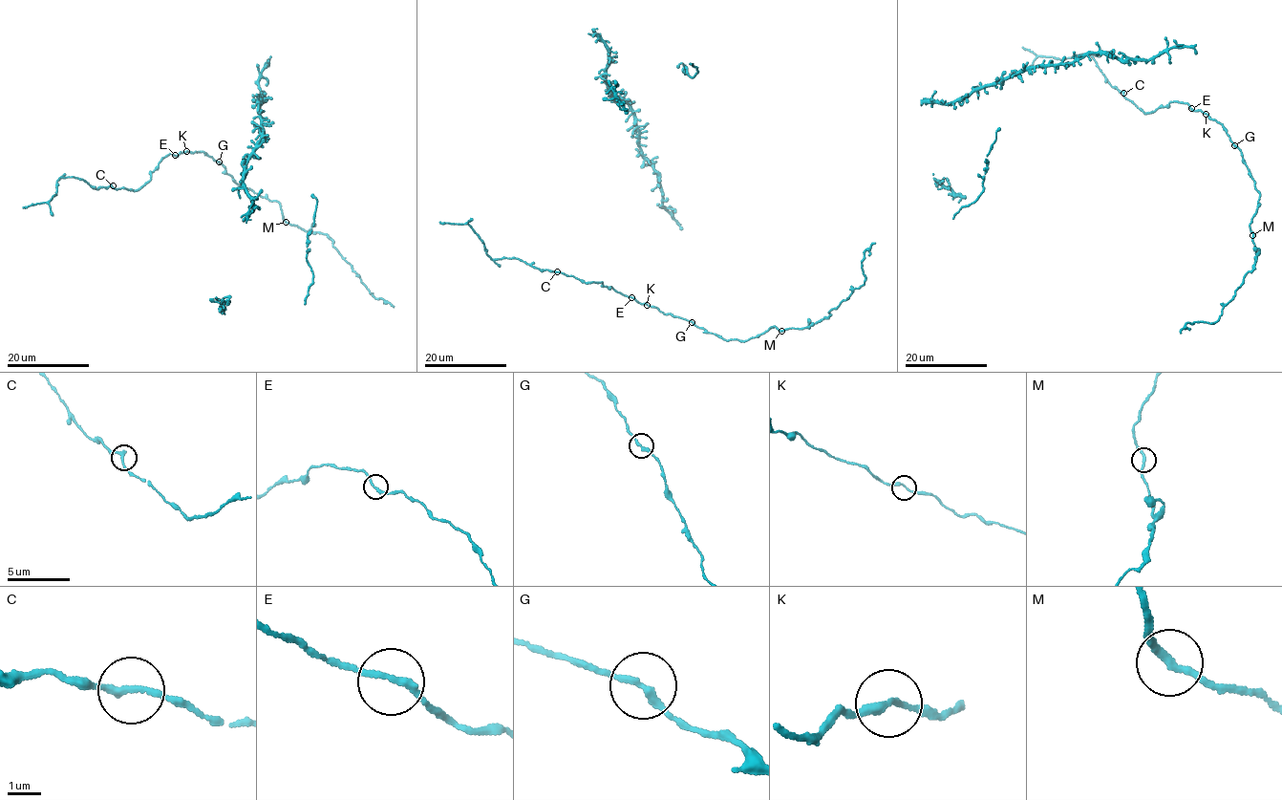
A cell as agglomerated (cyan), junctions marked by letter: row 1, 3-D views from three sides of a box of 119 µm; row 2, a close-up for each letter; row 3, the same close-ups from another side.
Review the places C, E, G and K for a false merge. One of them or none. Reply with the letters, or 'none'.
none

